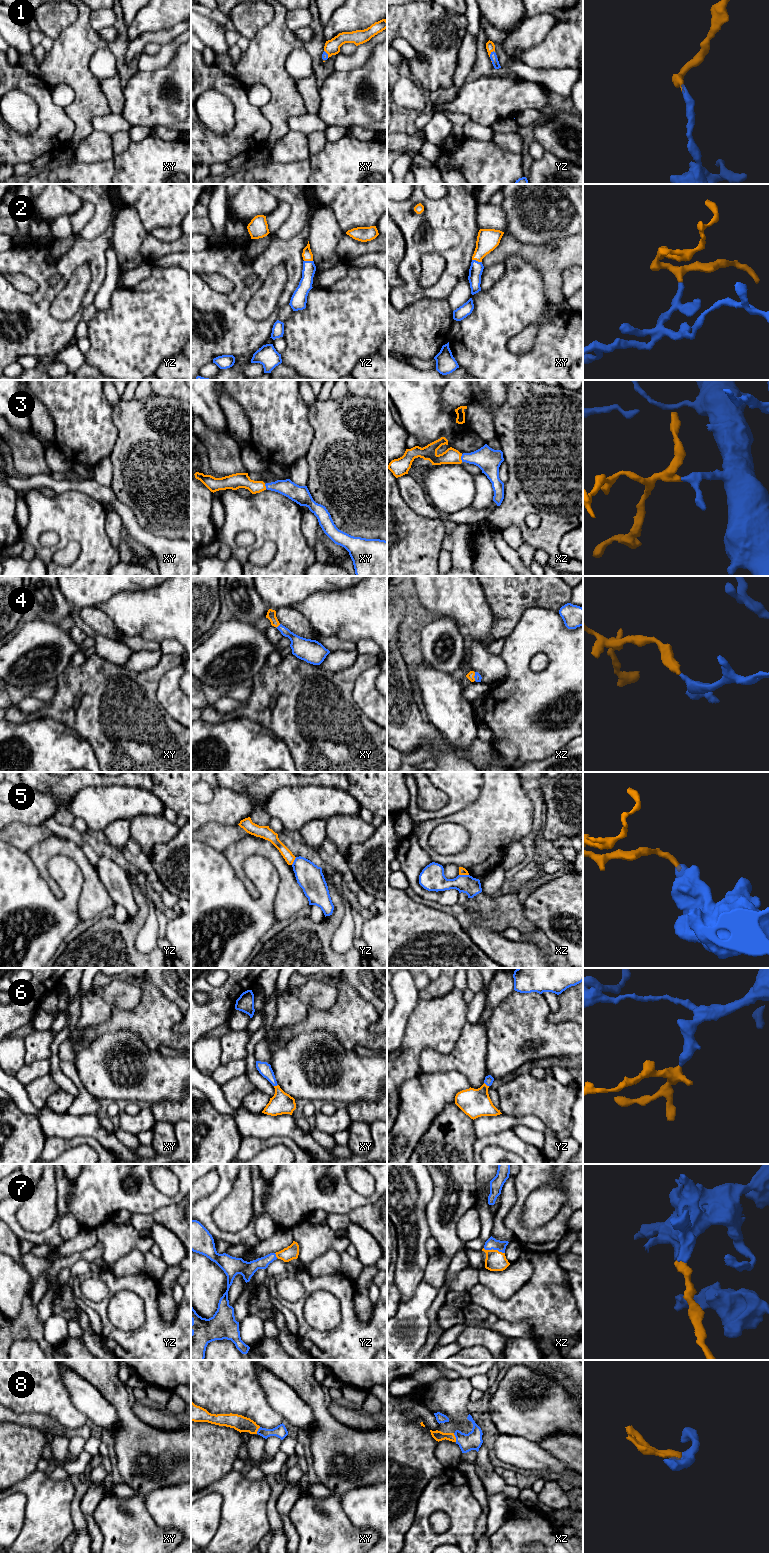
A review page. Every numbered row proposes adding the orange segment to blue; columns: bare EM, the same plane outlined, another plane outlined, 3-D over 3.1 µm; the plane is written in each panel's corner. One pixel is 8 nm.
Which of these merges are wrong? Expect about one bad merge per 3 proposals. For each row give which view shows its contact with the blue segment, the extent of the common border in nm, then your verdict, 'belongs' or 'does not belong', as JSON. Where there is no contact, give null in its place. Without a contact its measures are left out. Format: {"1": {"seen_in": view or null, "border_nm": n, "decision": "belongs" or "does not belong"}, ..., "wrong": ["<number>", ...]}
{"1": {"seen_in": "yz", "border_nm": 70, "decision": "belongs"}, "2": {"seen_in": "xy", "border_nm": 80, "decision": "belongs"}, "3": {"seen_in": "xz", "border_nm": 60, "decision": "belongs"}, "4": {"seen_in": "xy", "border_nm": 40, "decision": "belongs"}, "5": {"seen_in": "xz", "border_nm": 80, "decision": "does not belong"}, "6": {"seen_in": "yz", "border_nm": 50, "decision": "belongs"}, "7": {"seen_in": "xz", "border_nm": 180, "decision": "belongs"}, "8": {"seen_in": "xz", "border_nm": 80, "decision": "belongs"}, "wrong": ["5"]}

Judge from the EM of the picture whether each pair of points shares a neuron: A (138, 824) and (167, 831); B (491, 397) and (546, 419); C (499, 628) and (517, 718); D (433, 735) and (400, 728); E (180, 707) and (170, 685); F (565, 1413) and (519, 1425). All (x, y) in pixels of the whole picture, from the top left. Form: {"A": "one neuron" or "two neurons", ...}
{"A": "one neuron", "B": "two neurons", "C": "two neurons", "D": "one neuron", "E": "one neuron", "F": "one neuron"}

